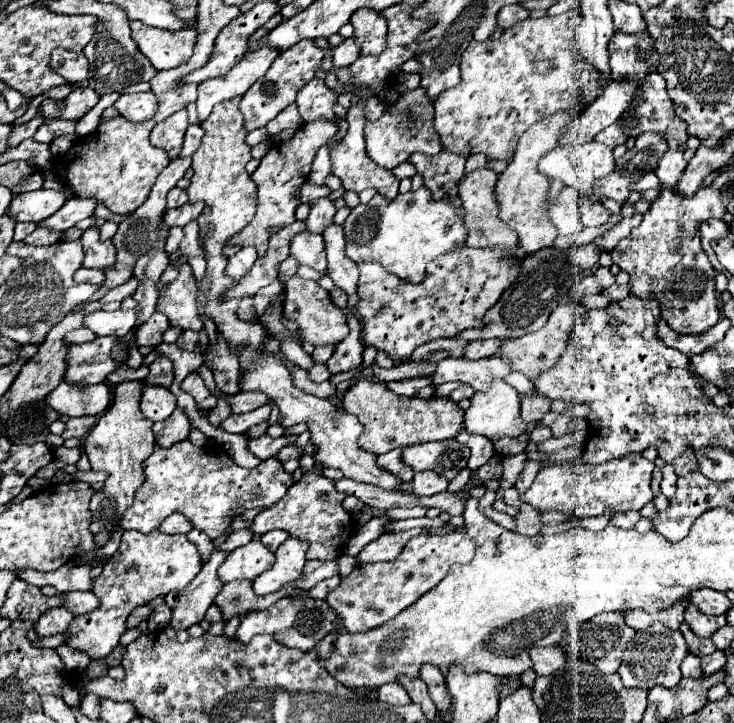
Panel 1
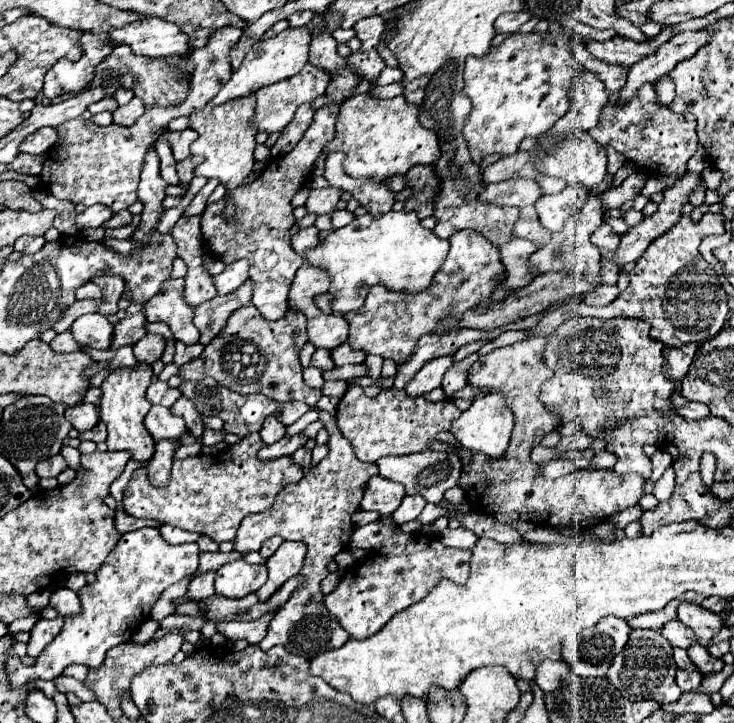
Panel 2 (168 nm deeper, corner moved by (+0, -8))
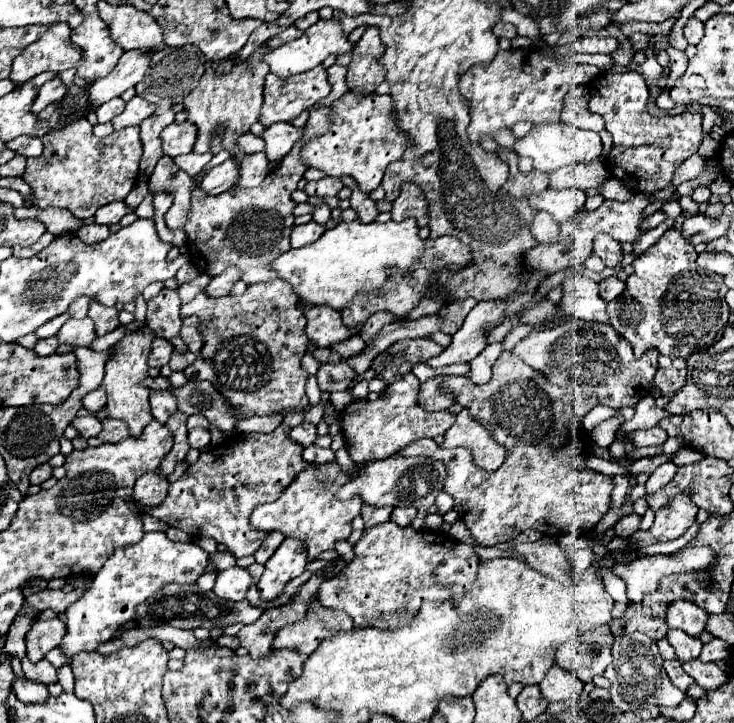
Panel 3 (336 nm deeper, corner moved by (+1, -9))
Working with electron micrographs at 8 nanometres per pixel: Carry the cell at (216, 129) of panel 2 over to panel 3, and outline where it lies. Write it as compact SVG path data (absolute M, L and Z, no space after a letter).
M266 44L258 46L256 52L240 62L238 56L232 58L232 68L228 74L218 74L216 64L208 64L206 72L202 74L198 86L184 98L184 108L188 110L188 120L198 126L198 140L194 152L214 152L220 150L234 150L238 146L240 134L248 132L254 122L258 122L258 114L262 108L262 88L264 78L270 72L268 64L262 60L264 52L270 52Z

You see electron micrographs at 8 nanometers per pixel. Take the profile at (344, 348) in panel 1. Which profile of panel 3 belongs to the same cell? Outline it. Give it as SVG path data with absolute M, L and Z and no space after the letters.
M350 336L348 340L342 340L342 342L338 342L338 344L332 344L332 348L336 350L336 352L340 352L342 354L342 358L346 360L346 358L350 358L350 356L356 356L356 354L360 354L362 350L364 350L364 340L362 340L362 336Z

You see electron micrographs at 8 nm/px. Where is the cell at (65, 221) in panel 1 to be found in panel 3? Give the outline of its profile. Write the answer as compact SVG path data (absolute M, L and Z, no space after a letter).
M112 202L112 204L106 204L104 208L100 208L96 212L96 224L106 224L106 226L112 226L112 224L118 224L122 216L134 212L136 208L128 206L126 202Z

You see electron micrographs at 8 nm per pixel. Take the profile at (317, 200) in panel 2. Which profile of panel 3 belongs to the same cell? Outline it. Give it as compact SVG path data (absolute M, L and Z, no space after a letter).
M324 176L324 178L316 180L316 182L308 182L304 190L306 190L308 196L336 196L342 186L344 184L342 184L340 178L328 178L328 176Z

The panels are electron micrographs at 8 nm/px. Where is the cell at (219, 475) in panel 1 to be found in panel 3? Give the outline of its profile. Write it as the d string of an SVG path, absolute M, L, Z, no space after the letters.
M278 426L270 434L242 434L226 440L222 452L204 452L198 462L168 488L166 500L150 510L150 516L190 536L210 536L226 544L236 558L254 554L268 532L254 532L250 514L258 504L274 502L292 480L310 464L302 458L302 446L290 440L290 428Z

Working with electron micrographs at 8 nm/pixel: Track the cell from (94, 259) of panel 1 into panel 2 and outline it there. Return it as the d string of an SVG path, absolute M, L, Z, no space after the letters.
M101 273L93 277L93 283L97 283L103 289L103 303L99 305L101 315L117 313L117 301L121 299L121 293L125 289L125 281L113 273Z

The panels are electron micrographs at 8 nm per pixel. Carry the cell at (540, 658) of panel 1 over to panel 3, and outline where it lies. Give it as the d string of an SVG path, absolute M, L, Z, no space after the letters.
M554 664L548 670L546 678L540 682L540 690L548 702L570 702L570 704L574 704L580 698L584 684L572 672Z

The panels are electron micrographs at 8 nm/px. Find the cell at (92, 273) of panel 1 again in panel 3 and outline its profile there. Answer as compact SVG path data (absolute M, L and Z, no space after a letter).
M86 296L76 298L76 300L70 304L68 314L70 314L72 318L84 318L84 316L86 316L86 312L88 312L88 306L90 306L90 300L88 300Z

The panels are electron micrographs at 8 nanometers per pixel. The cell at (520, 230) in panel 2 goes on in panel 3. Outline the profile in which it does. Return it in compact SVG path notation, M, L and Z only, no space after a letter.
M538 212L532 220L532 234L536 236L538 242L550 242L558 236L560 226L552 220L548 212Z

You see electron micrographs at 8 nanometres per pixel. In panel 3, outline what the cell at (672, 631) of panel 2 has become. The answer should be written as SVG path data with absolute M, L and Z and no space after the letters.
M670 630L668 632L668 642L670 646L674 648L676 656L680 662L690 662L694 658L700 656L700 650L702 650L702 642L694 636L684 636L684 632L676 632L676 630Z

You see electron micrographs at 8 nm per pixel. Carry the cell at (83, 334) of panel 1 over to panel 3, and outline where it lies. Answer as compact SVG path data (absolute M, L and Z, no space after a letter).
M52 336L52 338L44 338L44 340L38 340L36 342L36 346L32 348L38 356L50 356L50 354L54 354L56 352L56 348L58 348L58 340Z

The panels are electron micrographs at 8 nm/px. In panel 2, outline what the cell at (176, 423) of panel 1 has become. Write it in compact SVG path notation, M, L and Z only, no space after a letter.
M161 439L155 447L155 455L147 465L149 471L149 481L159 487L163 483L169 481L169 471L171 471L171 463L173 463L173 455L179 447L179 439Z

